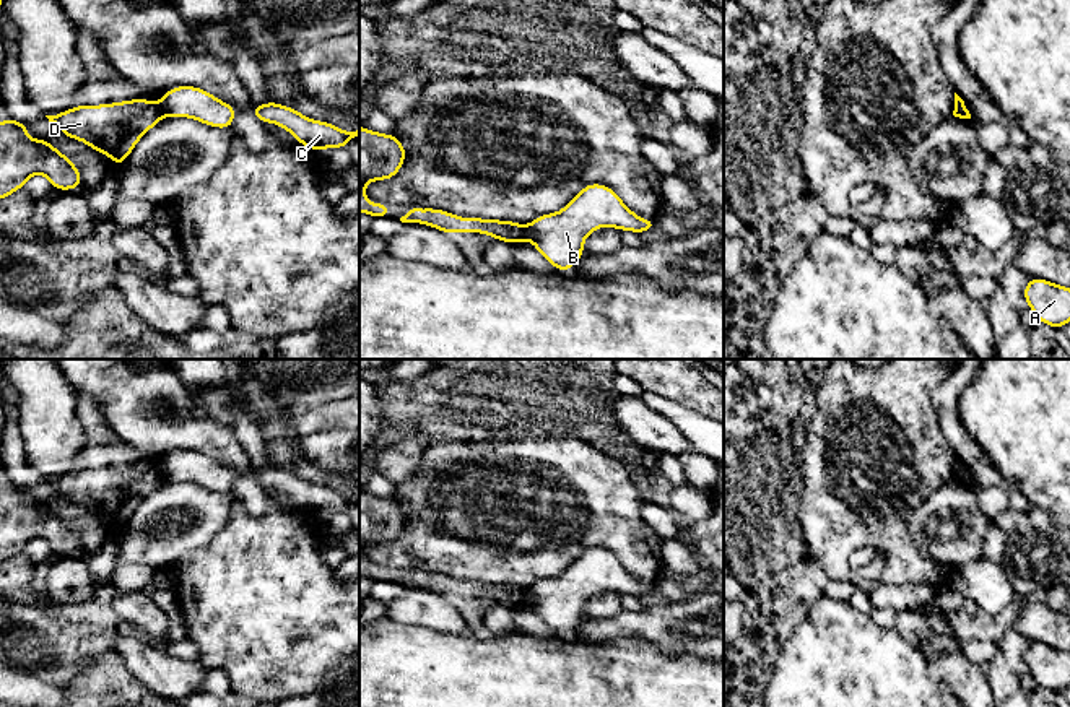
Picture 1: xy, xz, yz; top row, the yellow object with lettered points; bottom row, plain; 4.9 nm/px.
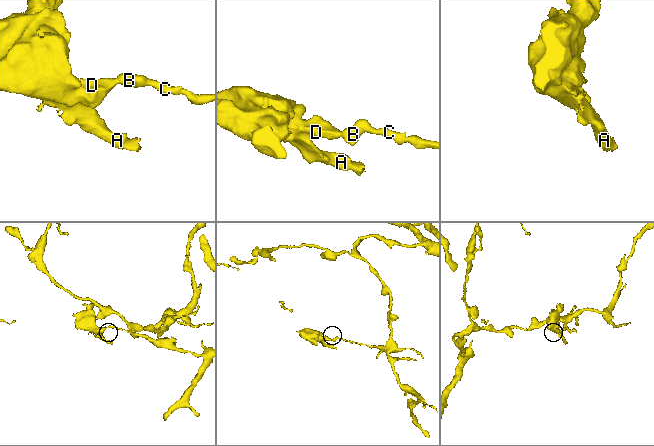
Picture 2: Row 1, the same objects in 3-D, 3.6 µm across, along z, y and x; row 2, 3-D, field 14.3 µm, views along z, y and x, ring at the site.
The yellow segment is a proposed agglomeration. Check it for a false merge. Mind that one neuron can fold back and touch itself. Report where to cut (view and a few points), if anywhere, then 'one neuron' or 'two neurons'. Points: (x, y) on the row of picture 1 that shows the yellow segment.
cut in xz along (526, 226), (527, 238); two neurons

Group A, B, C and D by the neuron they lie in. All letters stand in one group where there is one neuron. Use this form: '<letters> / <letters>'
A D / B C

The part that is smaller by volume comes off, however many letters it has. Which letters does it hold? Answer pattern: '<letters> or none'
A, D

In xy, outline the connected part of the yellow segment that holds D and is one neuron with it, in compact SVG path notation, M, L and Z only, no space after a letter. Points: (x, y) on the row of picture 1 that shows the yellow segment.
M138 98L112 104L75 106L46 117L67 138L85 141L91 150L111 156L117 167L138 140L164 117L164 111L159 102Z

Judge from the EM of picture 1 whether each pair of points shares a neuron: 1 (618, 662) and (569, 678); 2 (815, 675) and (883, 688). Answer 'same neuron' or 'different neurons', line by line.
1: same neuron
2: same neuron

